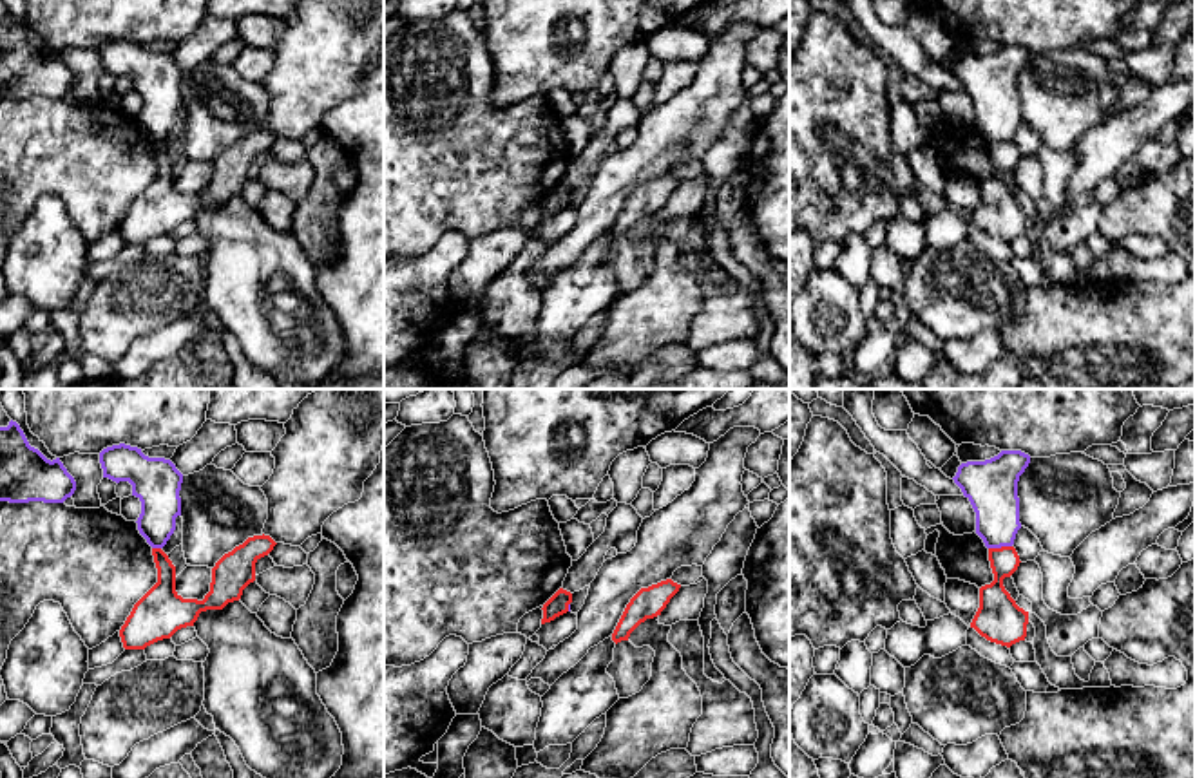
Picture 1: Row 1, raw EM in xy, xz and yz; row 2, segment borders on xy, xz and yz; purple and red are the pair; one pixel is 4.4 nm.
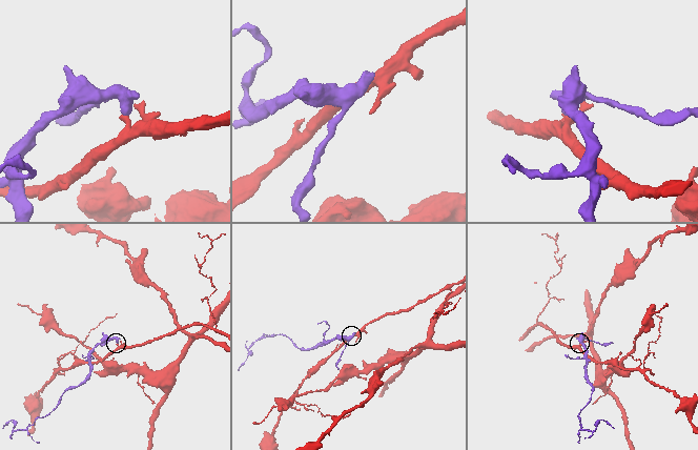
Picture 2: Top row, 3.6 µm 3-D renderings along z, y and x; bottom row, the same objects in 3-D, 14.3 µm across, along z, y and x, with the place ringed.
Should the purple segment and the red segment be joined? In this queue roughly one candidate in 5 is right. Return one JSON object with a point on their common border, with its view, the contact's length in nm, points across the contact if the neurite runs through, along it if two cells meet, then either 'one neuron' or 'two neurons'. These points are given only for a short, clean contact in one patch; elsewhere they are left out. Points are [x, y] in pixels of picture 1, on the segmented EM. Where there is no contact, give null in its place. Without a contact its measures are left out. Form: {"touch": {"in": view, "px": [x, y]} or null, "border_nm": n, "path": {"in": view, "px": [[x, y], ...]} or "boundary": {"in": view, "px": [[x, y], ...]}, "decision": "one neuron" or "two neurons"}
{"touch": {"in": "yz", "px": [1000, 547]}, "border_nm": 110, "decision": "two neurons"}

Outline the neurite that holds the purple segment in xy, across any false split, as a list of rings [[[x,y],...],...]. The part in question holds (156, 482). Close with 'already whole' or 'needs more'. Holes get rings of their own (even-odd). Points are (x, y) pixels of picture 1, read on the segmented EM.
[[[125,443],[103,449],[100,463],[103,478],[132,485],[132,496],[141,501],[138,530],[152,548],[163,548],[181,516],[183,474],[170,460],[148,458],[141,449]]] | already whole

